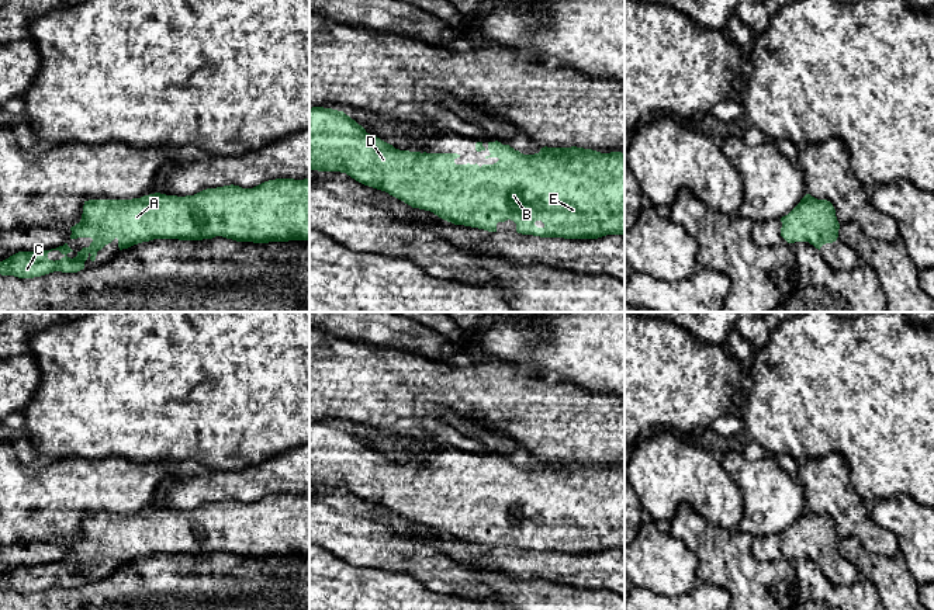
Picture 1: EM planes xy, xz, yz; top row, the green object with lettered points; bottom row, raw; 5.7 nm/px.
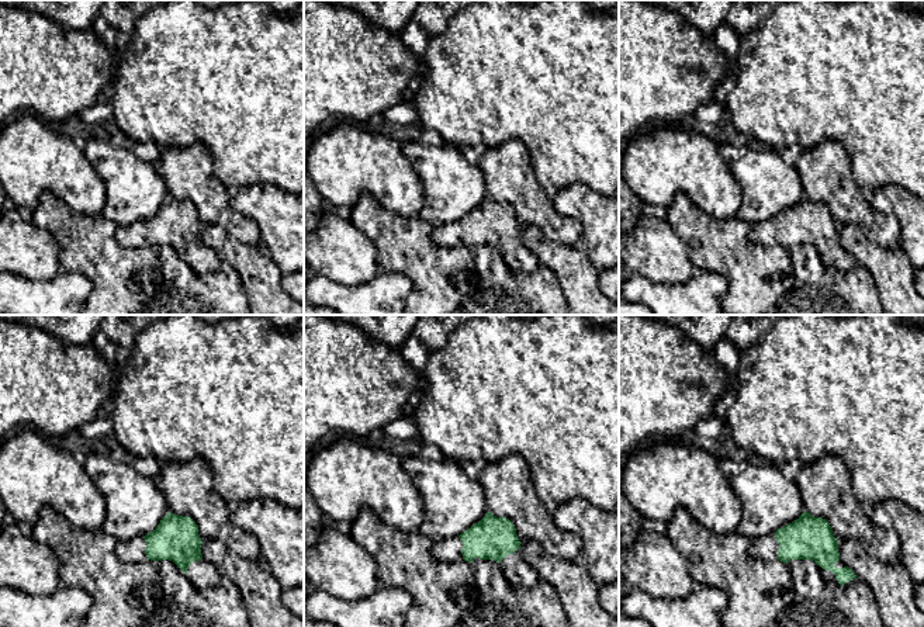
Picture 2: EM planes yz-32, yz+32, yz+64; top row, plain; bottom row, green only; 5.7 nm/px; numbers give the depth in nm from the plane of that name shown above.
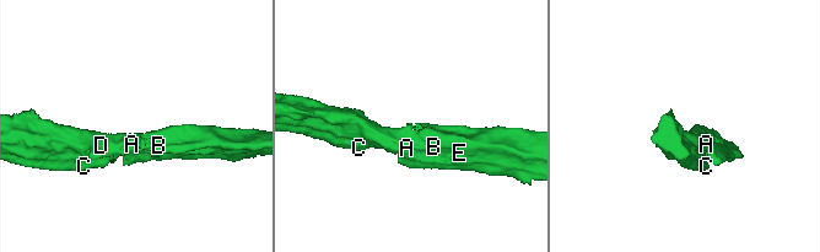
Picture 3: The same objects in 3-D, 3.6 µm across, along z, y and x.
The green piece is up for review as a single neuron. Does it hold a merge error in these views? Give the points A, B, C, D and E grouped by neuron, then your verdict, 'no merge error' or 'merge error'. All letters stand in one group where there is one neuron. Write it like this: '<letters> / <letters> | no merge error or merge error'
A B C D E | no merge error

